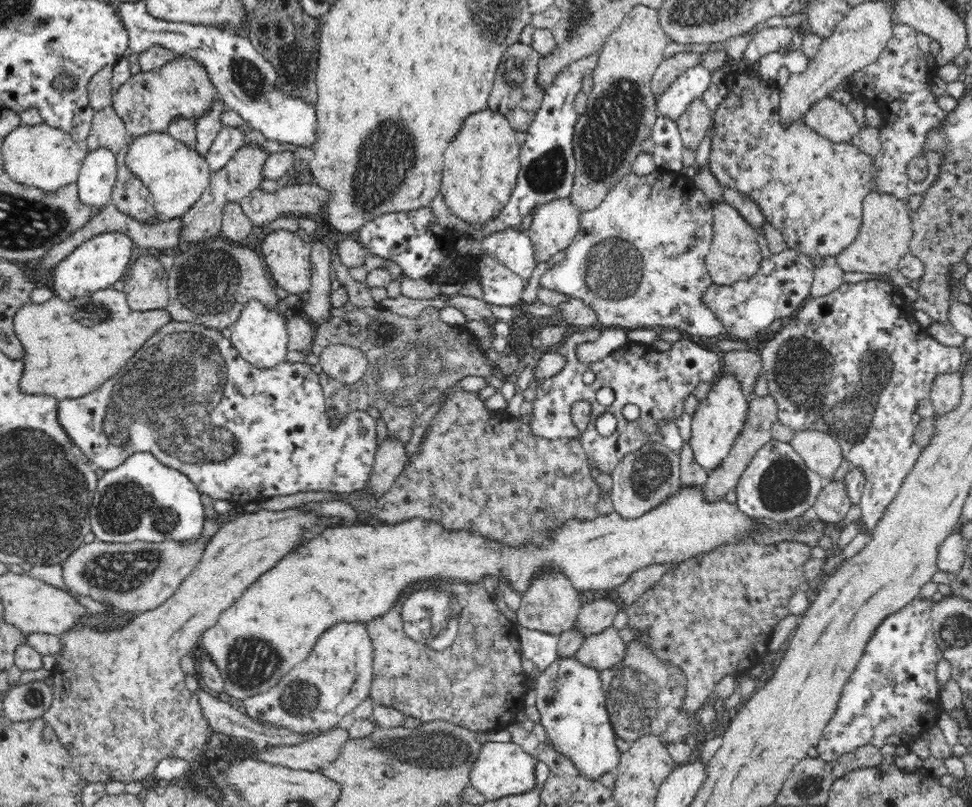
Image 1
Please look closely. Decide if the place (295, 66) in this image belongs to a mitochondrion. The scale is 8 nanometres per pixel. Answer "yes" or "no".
yes

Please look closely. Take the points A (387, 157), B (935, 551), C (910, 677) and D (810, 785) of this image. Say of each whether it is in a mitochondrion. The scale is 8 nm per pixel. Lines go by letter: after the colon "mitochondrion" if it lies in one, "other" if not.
A: mitochondrion
B: other
C: other
D: mitochondrion

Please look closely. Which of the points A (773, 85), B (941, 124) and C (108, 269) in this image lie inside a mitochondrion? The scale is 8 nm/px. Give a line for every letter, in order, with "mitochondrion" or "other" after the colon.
A: other
B: other
C: other

